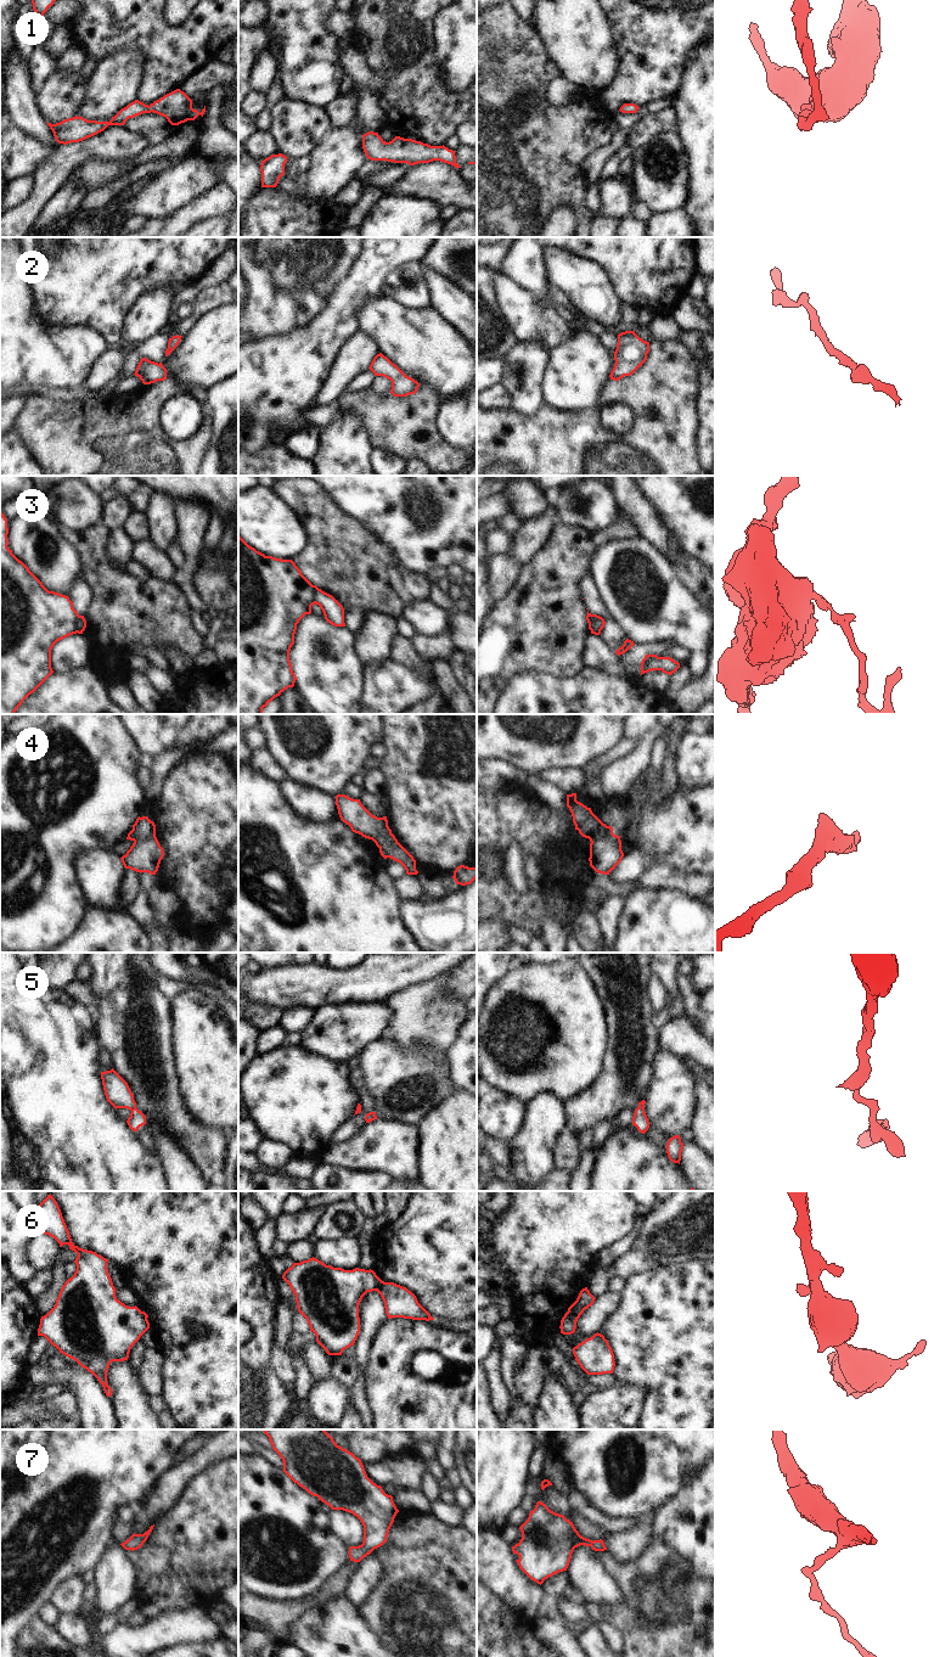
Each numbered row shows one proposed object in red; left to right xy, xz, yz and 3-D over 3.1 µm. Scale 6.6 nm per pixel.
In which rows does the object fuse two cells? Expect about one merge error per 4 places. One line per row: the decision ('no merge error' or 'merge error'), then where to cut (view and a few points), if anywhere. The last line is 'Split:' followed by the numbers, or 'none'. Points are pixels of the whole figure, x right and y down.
1: no merge error; cut none
2: no merge error; cut none
3: merge error; cut xy (84, 618), (78, 623), (77, 632)
4: merge error; cut xy (155, 836), (134, 842)
5: no merge error; cut none
6: merge error; cut xz (382, 1281), (375, 1290)
7: no merge error; cut none
Split: 3, 4, 6

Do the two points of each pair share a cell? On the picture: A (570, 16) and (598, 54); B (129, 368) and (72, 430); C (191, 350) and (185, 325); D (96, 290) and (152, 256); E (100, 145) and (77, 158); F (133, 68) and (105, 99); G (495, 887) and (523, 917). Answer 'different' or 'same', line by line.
A: same
B: different
C: different
D: same
E: same
F: same
G: same

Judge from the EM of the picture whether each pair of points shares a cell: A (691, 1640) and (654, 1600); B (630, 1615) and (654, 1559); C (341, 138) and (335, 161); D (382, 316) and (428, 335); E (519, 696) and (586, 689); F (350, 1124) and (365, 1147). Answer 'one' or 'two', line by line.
A: one
B: one
C: one
D: one
E: one
F: two

